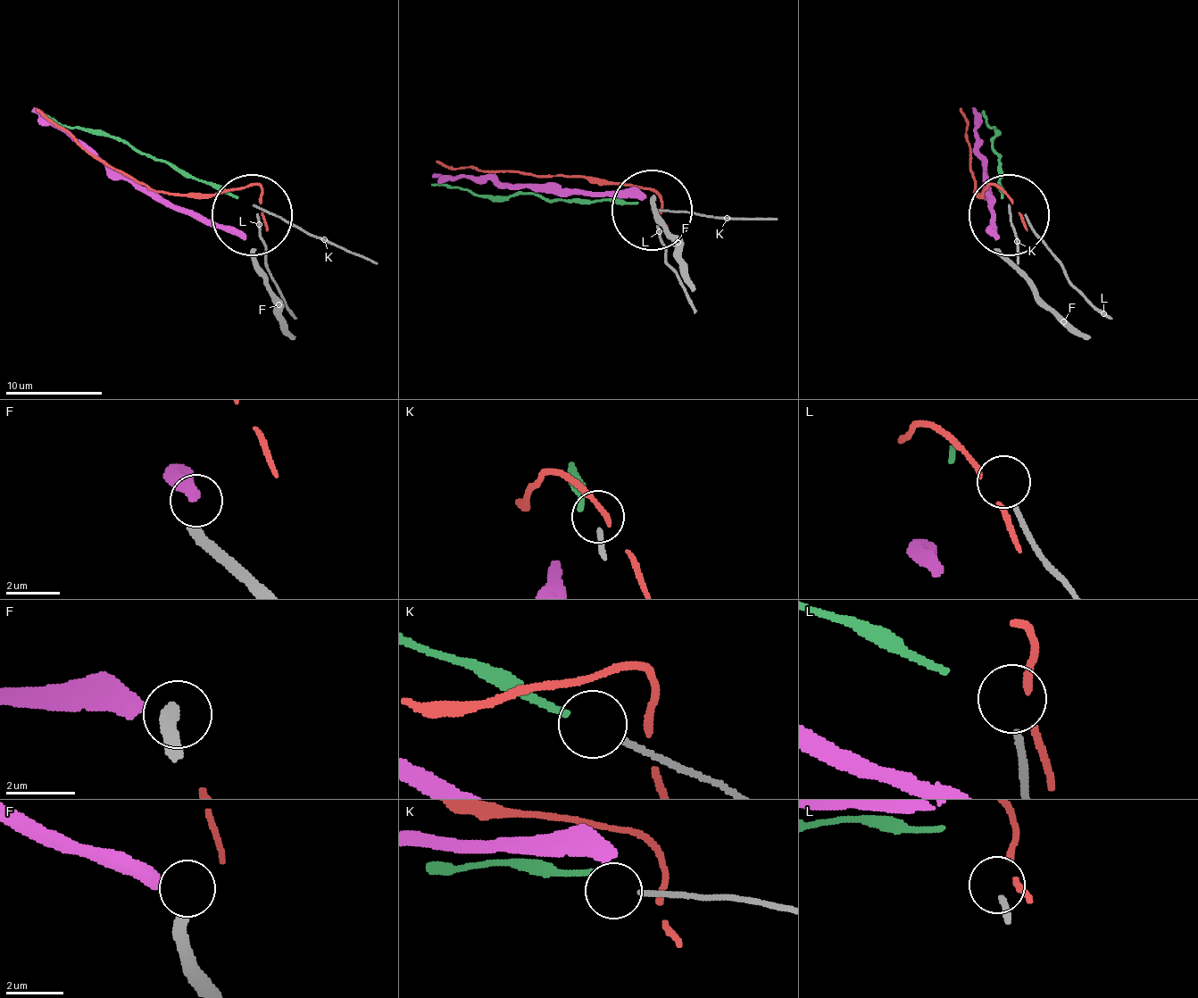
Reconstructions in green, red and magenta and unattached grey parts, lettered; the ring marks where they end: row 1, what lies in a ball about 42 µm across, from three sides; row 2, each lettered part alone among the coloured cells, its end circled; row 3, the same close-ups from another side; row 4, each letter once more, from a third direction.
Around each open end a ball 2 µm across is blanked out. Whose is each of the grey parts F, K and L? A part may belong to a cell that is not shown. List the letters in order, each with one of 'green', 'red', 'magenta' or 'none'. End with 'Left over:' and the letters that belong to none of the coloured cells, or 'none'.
F: none
K: none
L: none
Left over: F, K, L

